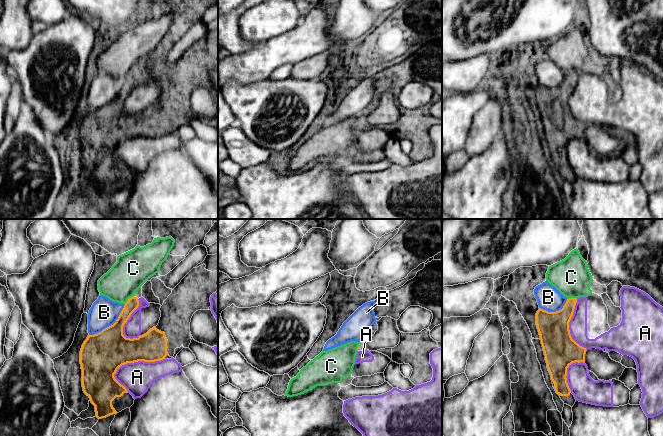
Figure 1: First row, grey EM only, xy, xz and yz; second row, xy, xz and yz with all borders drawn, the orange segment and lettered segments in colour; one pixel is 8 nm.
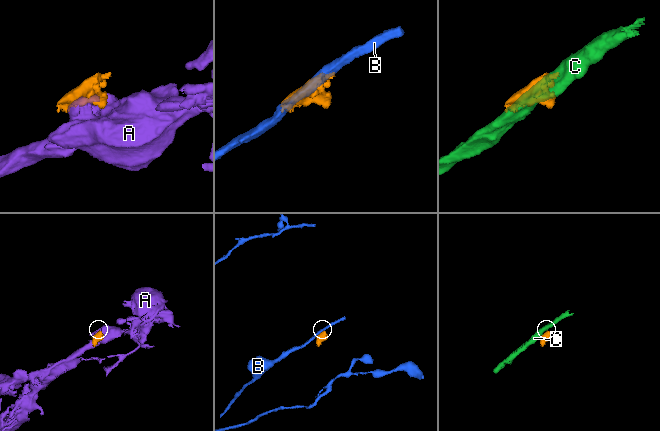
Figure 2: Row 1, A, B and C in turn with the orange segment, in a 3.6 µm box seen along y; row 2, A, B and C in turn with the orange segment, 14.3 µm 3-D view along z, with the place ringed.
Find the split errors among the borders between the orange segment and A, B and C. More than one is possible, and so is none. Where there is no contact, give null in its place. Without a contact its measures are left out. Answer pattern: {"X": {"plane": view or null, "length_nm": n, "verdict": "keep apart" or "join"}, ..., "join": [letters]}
{"A": {"plane": "xy", "length_nm": 440, "verdict": "keep apart"}, "B": {"plane": "xy", "length_nm": 380, "verdict": "keep apart"}, "C": {"plane": "xy", "length_nm": 100, "verdict": "keep apart"}, "join": []}

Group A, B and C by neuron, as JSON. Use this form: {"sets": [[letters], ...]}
{"sets": [["A"], ["B"], ["C"]]}

